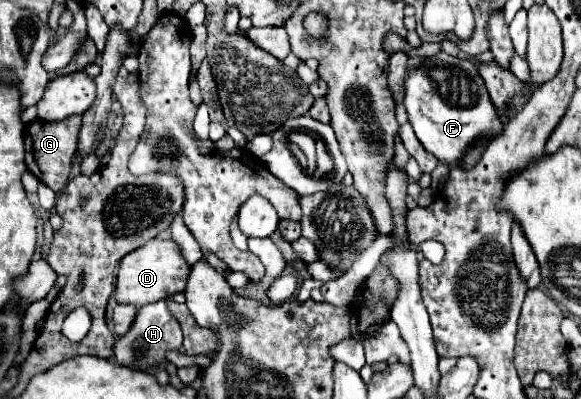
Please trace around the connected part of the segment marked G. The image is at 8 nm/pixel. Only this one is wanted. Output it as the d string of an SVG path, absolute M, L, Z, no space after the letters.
M69 117L57 123L45 123L41 119L33 121L25 129L25 163L27 169L47 187L51 187L55 193L61 193L63 187L69 181L71 173L71 157L75 155L77 149L77 133L81 127L81 117Z

